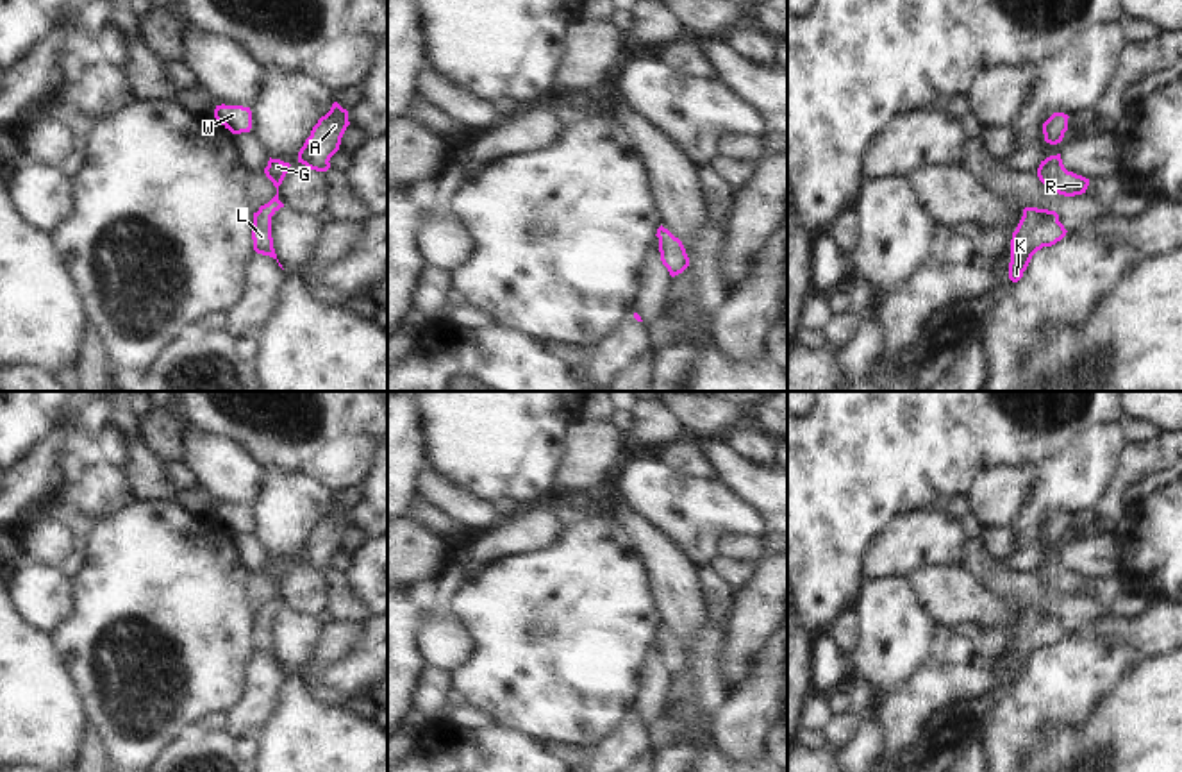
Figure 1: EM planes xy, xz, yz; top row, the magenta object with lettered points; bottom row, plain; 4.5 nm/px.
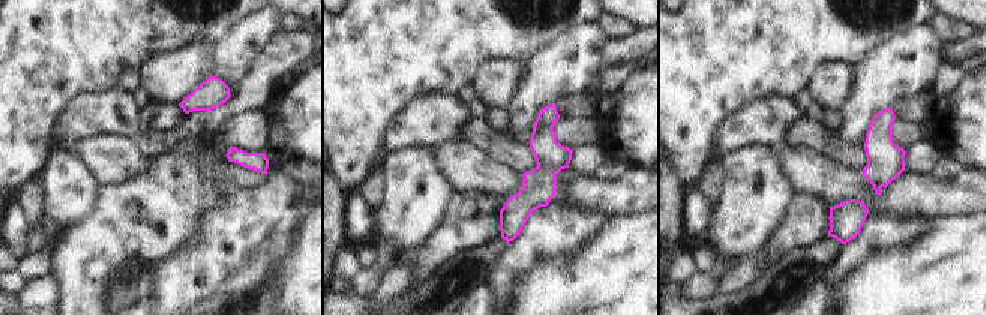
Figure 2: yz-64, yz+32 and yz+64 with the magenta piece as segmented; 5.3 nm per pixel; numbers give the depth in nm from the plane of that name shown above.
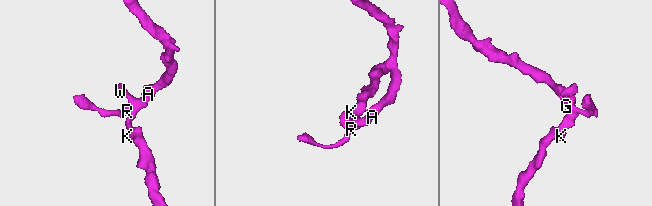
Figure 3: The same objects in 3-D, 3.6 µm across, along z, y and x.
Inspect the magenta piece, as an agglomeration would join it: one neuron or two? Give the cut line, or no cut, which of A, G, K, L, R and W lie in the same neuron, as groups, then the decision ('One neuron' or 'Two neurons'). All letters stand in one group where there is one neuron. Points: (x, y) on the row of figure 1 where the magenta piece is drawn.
No split. Groups: A G K L R W. One neuron

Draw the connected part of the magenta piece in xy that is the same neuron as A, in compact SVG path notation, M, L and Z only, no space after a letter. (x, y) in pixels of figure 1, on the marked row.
M334 102L330 111L312 127L311 136L298 152L298 163L316 172L327 172L348 125L348 111Z

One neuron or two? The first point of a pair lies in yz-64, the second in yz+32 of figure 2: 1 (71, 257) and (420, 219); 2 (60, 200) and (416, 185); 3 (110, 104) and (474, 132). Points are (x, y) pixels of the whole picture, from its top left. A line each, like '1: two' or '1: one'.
1: two
2: one
3: two

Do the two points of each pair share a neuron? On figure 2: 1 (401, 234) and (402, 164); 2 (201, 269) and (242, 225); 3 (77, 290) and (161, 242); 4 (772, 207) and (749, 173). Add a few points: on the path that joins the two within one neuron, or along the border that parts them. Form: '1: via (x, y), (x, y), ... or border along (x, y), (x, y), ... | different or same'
1: via (402, 216), (402, 182) | same
2: via (209, 258), (231, 236) | same
3: via (98, 269), (125, 242), (140, 242) | same
4: via (763, 200), (752, 189), (752, 182) | same

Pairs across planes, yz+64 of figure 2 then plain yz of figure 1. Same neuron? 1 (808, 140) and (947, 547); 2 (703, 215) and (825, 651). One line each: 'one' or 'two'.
1: two
2: one

